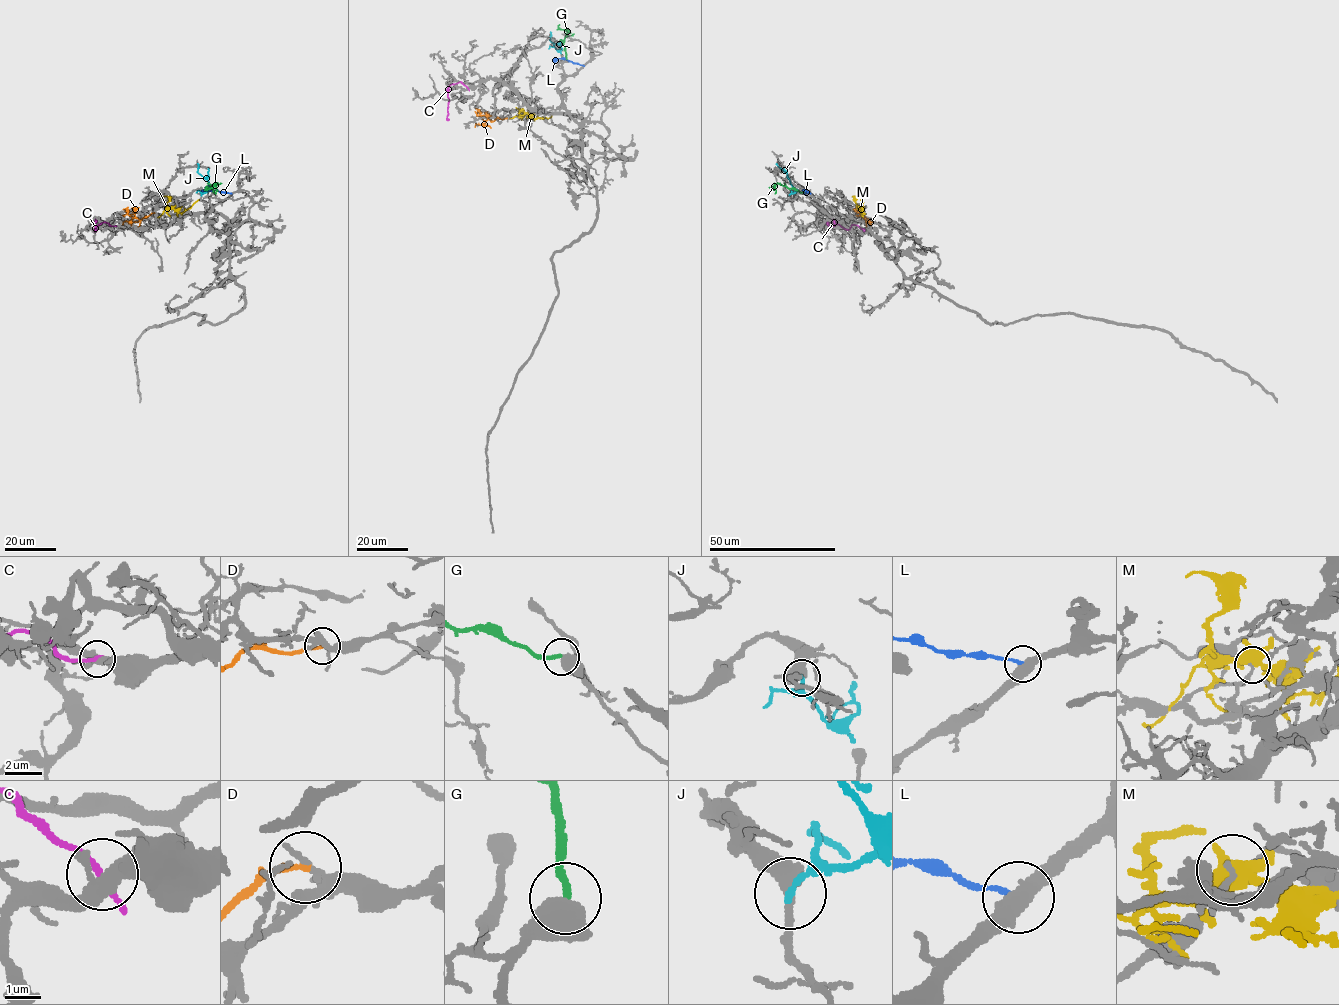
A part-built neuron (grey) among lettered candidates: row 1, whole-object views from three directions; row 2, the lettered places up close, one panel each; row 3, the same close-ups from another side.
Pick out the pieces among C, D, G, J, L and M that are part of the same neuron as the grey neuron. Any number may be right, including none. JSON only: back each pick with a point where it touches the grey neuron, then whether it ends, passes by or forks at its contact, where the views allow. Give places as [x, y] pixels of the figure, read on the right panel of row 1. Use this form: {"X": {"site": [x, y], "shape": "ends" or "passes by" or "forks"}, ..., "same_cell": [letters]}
{"G": {"site": [803, 192], "shape": "ends"}, "same_cell": ["G"]}

